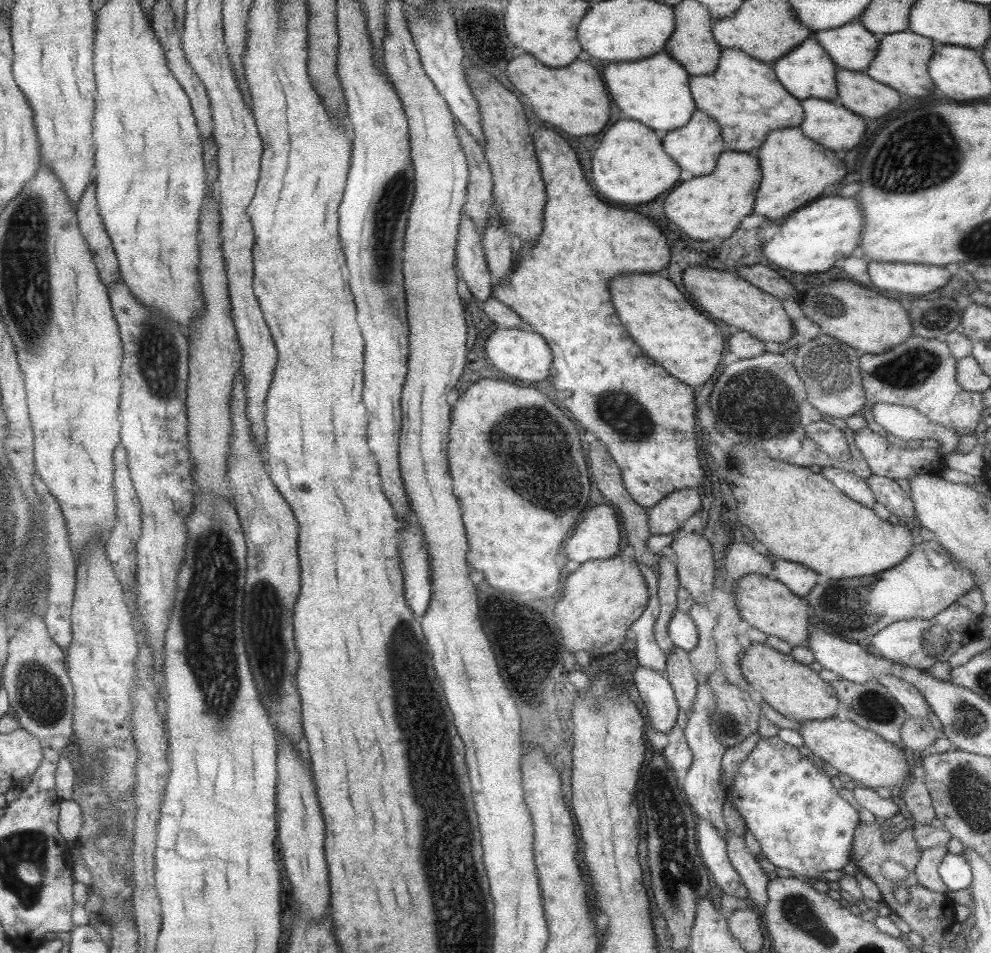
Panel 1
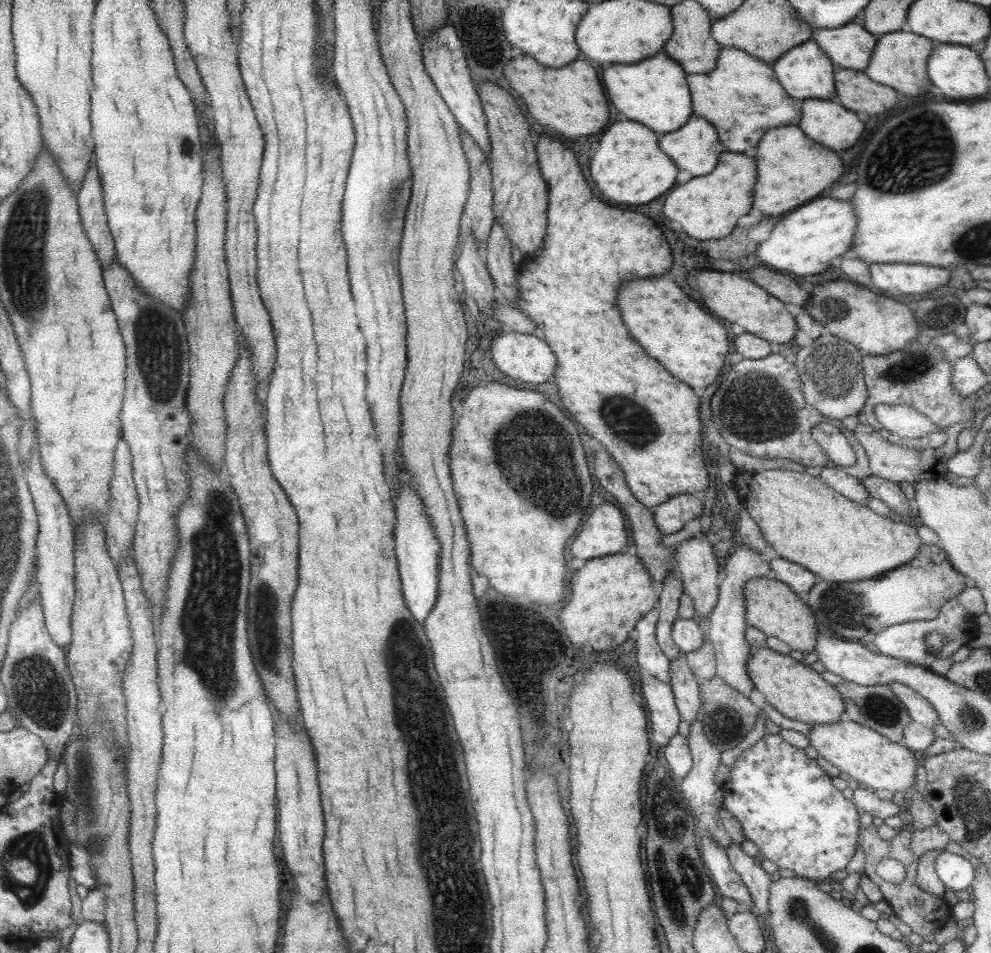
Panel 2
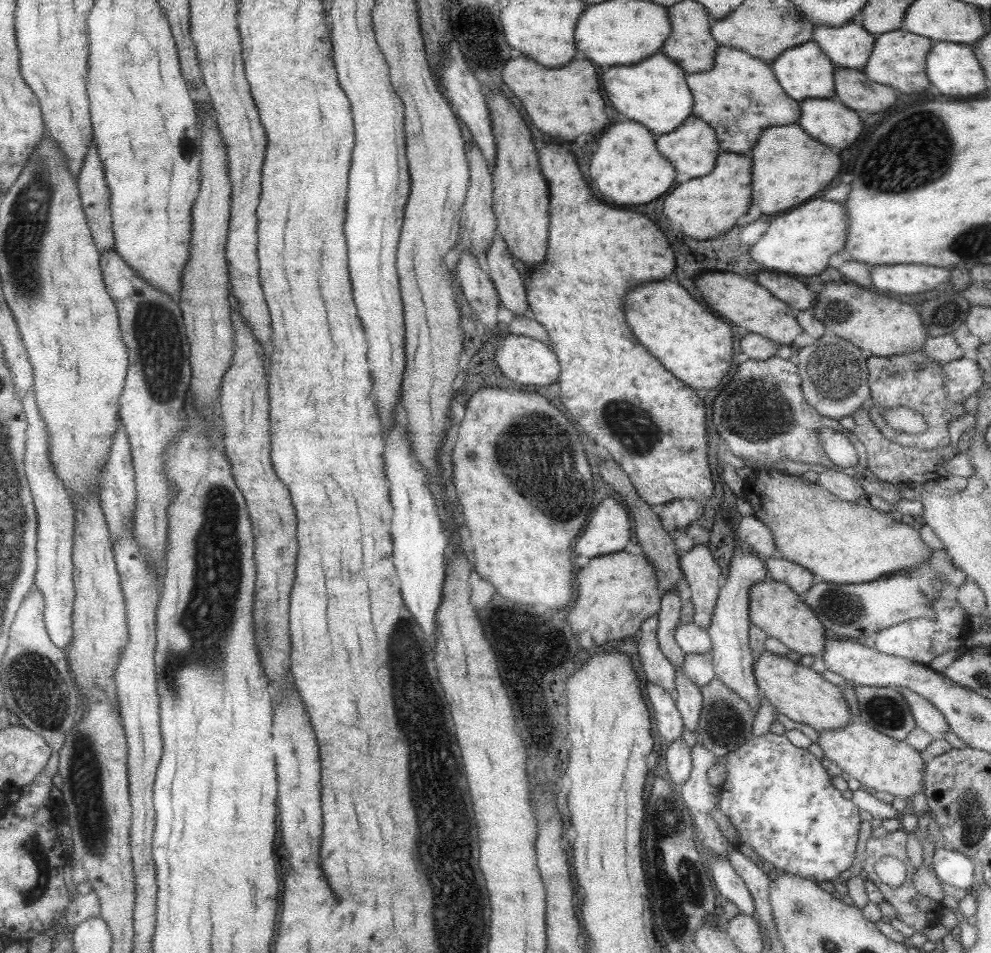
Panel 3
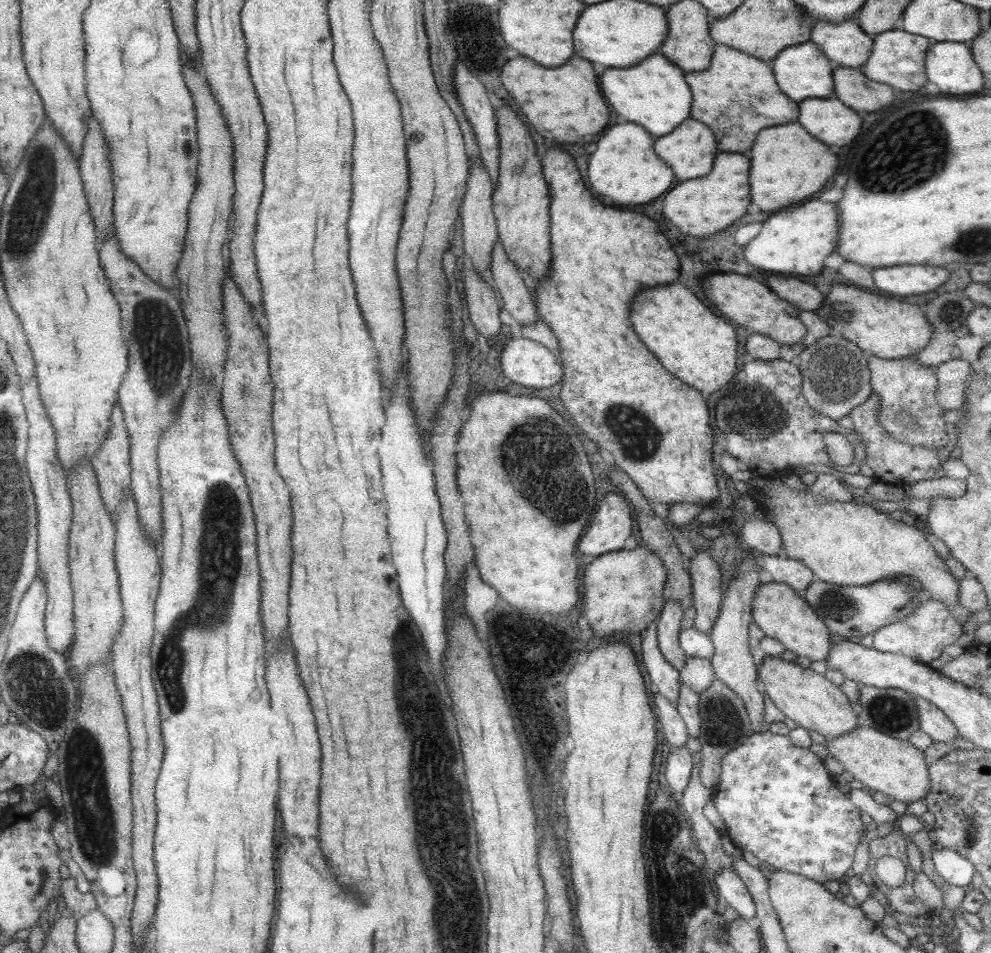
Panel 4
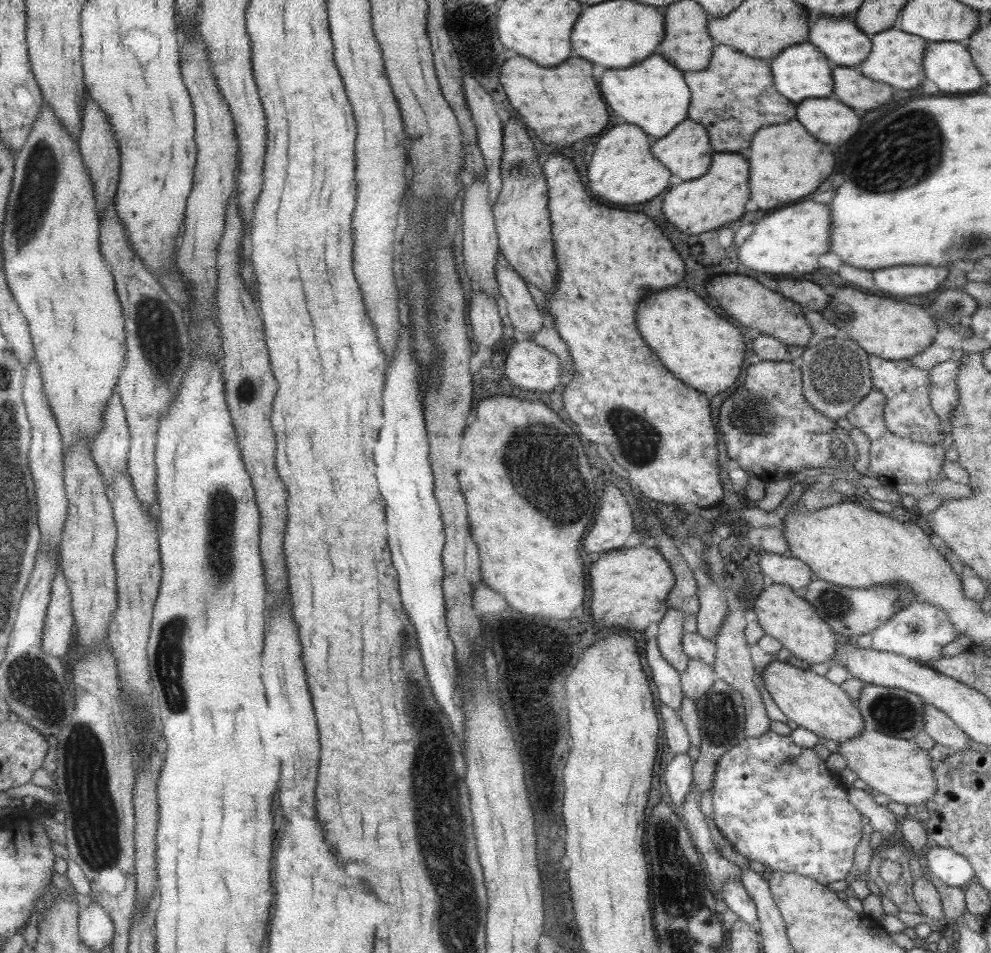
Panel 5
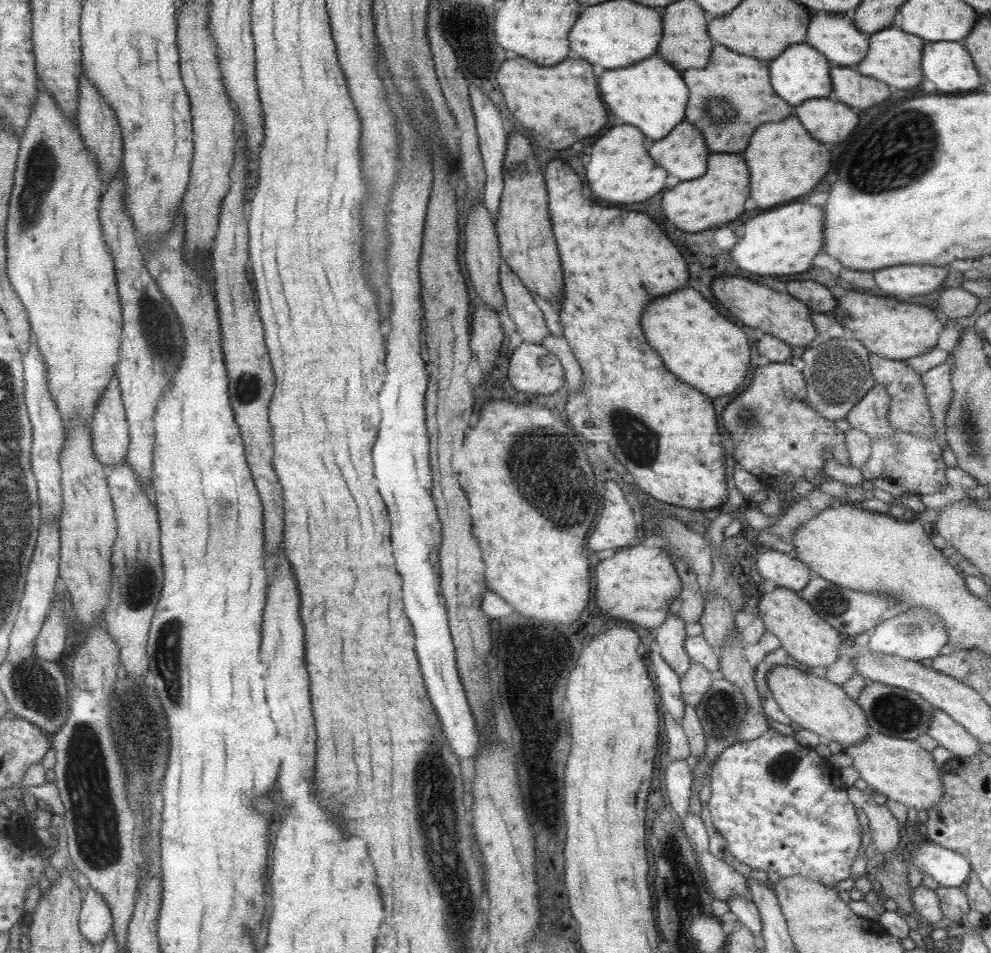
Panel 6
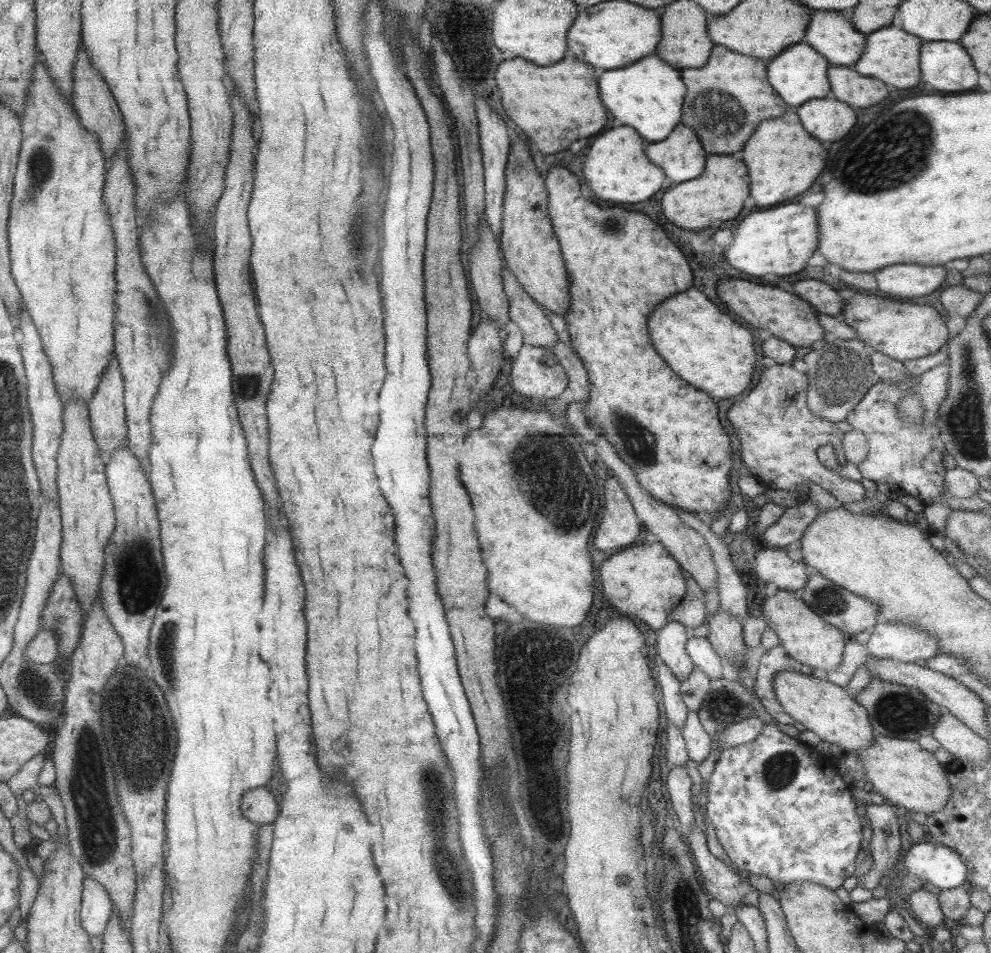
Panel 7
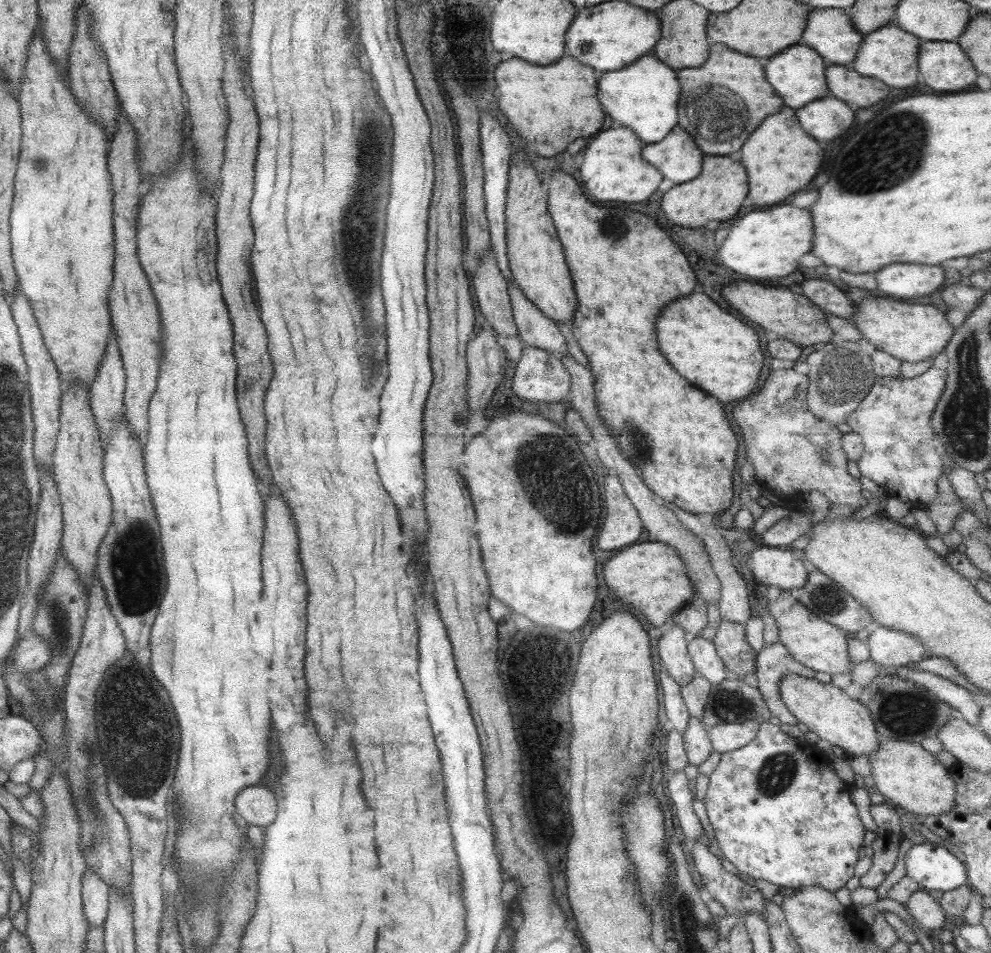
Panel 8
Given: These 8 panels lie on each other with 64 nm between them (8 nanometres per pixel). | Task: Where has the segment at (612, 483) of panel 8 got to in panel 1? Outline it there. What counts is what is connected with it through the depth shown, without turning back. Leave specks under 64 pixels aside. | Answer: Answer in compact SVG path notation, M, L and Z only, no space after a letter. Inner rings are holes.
M590 505L576 522L575 530L564 542L565 560L571 560L582 565L586 561L614 557L619 552L619 543L622 536L622 530L619 530L619 528L621 529L621 520L612 506Z

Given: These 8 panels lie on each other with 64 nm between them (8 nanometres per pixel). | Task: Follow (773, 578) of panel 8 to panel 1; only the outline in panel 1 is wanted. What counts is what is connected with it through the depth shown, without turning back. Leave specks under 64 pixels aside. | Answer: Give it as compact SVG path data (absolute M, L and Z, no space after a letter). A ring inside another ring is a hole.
M779 558L773 559L772 564L775 580L787 586L787 589L797 597L805 599L805 596L817 585L818 574L808 566Z

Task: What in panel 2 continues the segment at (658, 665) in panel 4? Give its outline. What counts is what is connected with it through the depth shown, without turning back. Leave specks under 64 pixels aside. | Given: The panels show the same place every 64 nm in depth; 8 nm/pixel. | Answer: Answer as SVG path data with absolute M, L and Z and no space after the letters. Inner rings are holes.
M653 607L635 622L633 633L636 639L635 660L642 671L668 684L670 660L662 654L654 637L657 619L658 609Z

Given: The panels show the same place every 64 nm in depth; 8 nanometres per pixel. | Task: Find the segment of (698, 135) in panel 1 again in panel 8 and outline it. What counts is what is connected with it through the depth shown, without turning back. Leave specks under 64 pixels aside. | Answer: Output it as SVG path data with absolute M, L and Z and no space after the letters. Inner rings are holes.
M675 125L661 142L647 144L643 148L643 160L655 166L663 178L669 178L675 184L693 180L701 170L701 150L689 133Z

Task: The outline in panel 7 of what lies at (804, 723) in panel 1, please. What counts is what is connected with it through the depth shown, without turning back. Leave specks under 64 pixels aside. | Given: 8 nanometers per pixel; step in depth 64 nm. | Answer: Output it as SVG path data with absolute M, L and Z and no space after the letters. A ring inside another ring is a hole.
M877 735L869 746L851 753L861 762L864 771L858 776L867 778L868 790L871 793L878 792L885 801L890 801L893 805L929 815L941 810L947 798L950 798L951 789L946 779L946 771L933 753L923 750L917 741Z

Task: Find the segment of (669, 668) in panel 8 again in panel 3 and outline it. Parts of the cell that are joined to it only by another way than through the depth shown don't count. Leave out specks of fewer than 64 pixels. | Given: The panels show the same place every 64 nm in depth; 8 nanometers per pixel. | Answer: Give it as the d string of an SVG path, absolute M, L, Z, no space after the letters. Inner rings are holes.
M677 590L665 592L660 598L660 607L656 612L658 618L656 639L664 658L674 668L679 668L683 664L684 652L677 646L674 639L675 627L680 620L680 598Z

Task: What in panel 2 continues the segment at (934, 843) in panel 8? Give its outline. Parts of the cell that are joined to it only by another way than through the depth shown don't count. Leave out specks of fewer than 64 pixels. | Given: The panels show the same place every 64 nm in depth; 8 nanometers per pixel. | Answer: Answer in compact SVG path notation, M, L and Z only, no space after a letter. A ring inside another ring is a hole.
M939 849L939 852L934 869L945 888L952 891L969 888L974 879L973 861L944 849Z

